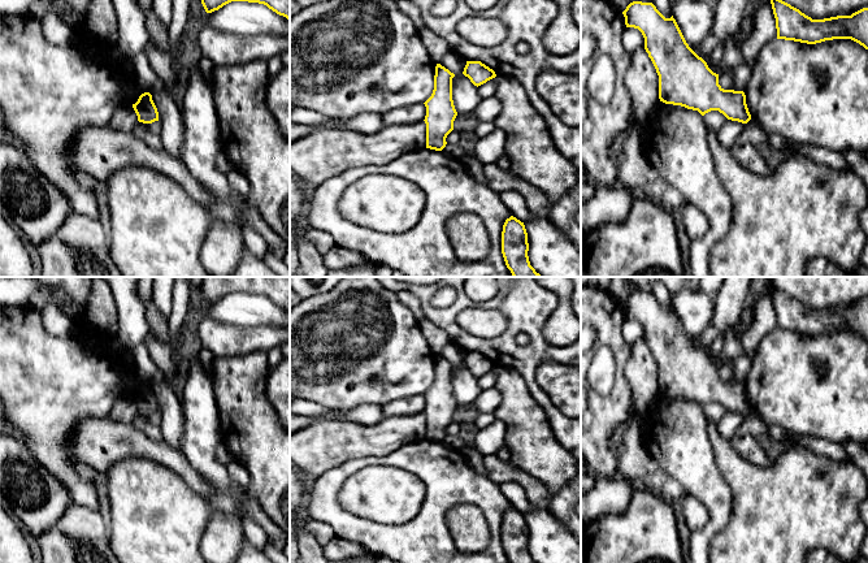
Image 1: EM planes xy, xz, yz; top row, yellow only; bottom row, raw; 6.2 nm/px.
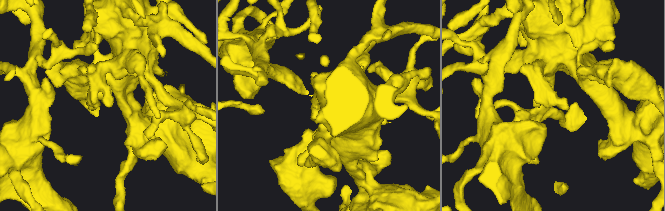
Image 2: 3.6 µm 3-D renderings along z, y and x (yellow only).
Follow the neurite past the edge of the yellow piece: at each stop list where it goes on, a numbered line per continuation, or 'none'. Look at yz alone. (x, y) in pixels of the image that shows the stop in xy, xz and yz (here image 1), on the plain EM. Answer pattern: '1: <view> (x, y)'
none

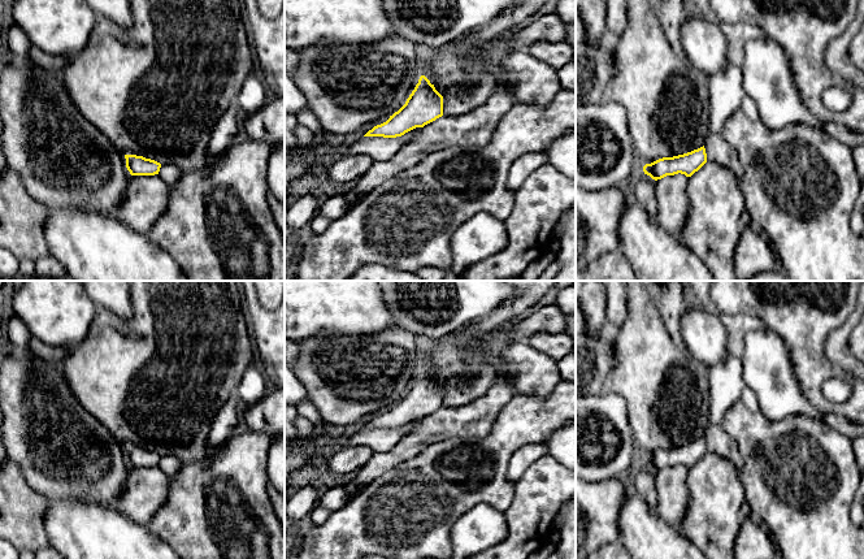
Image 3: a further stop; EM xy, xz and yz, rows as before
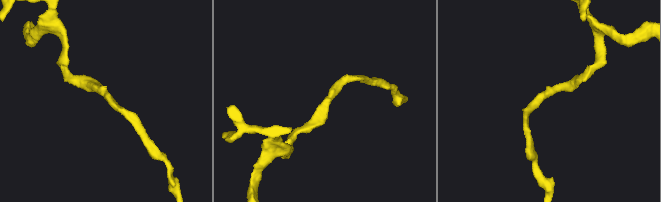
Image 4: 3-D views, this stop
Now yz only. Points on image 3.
1: yz (719, 442)

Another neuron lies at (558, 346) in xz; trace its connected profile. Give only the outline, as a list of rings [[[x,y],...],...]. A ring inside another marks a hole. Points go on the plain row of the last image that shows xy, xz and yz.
[[[537,333],[526,339],[535,350],[550,355],[556,363],[573,350],[573,341],[566,333],[547,334]]]

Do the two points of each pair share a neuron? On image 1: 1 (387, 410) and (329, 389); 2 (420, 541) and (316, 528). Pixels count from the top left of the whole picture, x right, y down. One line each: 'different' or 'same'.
1: different
2: different

